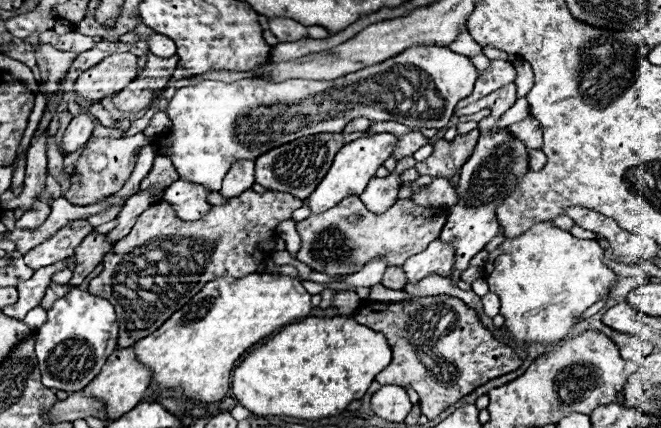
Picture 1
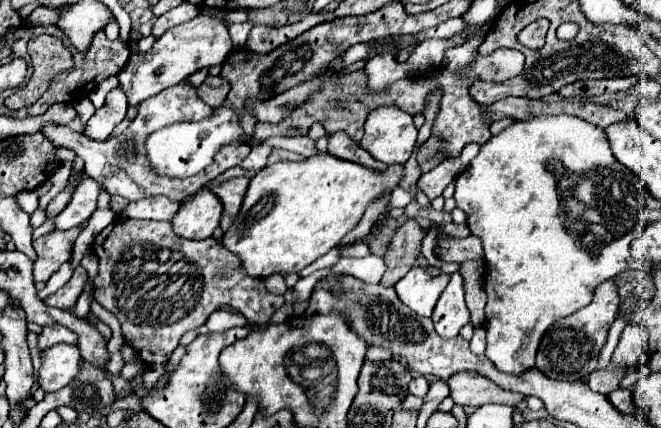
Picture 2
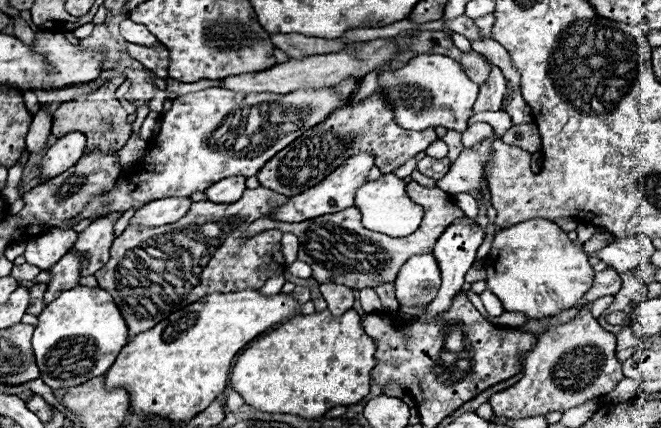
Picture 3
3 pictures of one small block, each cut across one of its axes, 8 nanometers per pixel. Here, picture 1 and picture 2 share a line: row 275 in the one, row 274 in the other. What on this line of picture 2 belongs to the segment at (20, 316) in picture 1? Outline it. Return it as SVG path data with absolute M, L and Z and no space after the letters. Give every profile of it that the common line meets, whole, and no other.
M86 222L82 226L70 228L70 230L52 230L38 240L34 240L36 252L38 252L38 262L34 264L34 282L46 282L50 276L70 260L74 240L78 234L84 230Z

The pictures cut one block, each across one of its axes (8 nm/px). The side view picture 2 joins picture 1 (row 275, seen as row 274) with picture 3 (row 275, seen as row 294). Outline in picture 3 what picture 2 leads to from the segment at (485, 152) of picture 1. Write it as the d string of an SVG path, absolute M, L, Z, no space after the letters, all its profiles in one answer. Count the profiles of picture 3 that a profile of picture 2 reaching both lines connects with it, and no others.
M456 222L452 224L452 228L446 228L444 236L440 236L440 240L436 242L434 246L434 256L436 256L436 262L438 262L438 268L440 268L440 274L442 274L442 286L438 290L438 296L428 304L428 308L418 316L420 320L436 320L436 316L444 314L454 296L462 290L462 284L464 284L464 274L472 268L474 260L476 260L476 250L478 246L482 244L482 238L484 238L484 232L478 224L466 224L466 222Z

